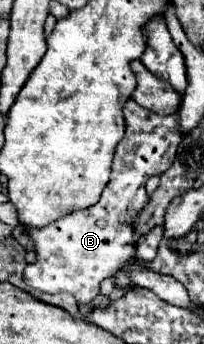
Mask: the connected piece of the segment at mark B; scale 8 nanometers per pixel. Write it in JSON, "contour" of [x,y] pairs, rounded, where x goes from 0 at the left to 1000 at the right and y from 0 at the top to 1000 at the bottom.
{"contour":[[[652,288],[613,299],[603,334],[613,334],[613,398],[583,410],[583,427],[564,433],[544,520],[505,549],[495,578],[456,602],[426,602],[407,613],[348,613],[348,625],[309,625],[309,637],[279,637],[230,660],[142,666],[181,741],[172,765],[132,770],[113,788],[113,811],[142,834],[191,846],[338,846],[387,887],[436,887],[485,858],[495,817],[525,811],[544,788],[603,776],[603,765],[652,741],[662,672],[642,660],[642,642],[721,596],[730,573],[711,561],[711,532],[740,509],[809,503],[838,485],[868,445],[868,422],[887,416],[887,387],[877,387],[877,340],[779,340],[750,323],[681,311]]]}

